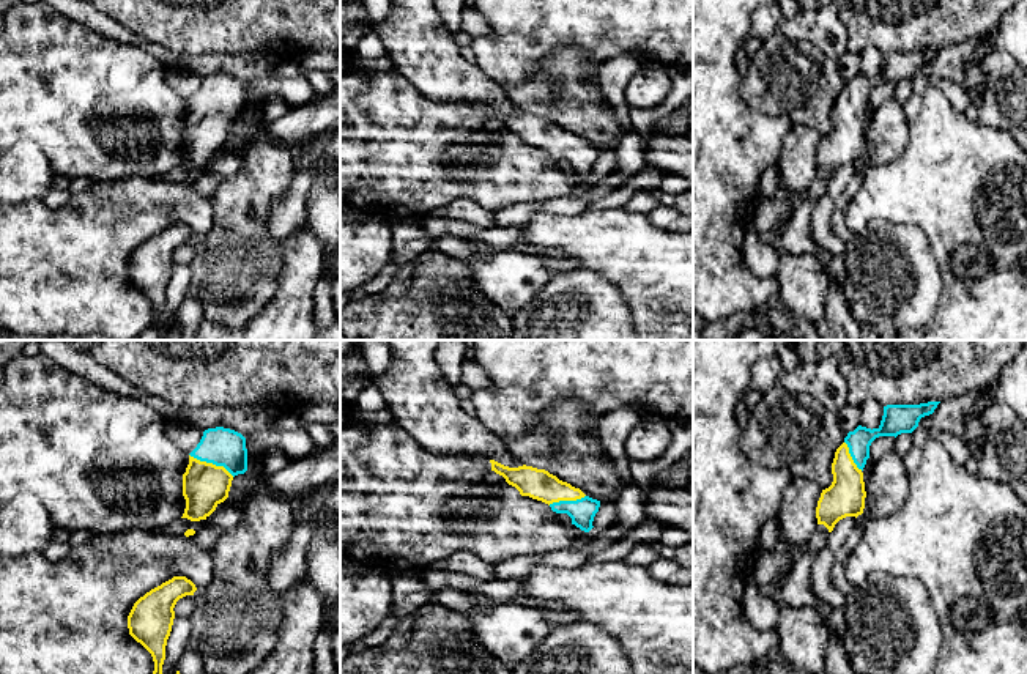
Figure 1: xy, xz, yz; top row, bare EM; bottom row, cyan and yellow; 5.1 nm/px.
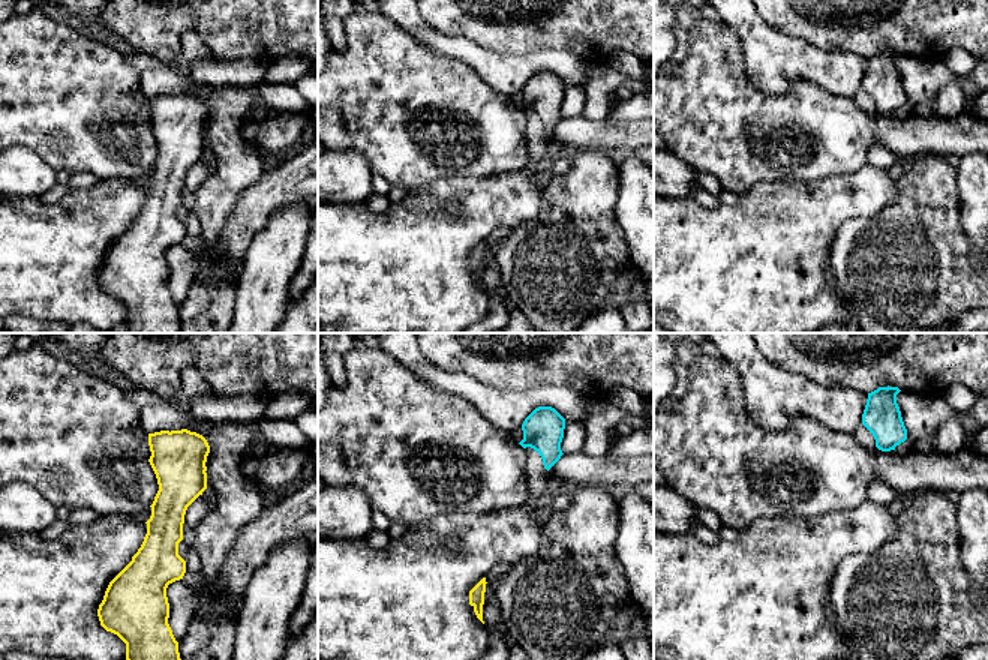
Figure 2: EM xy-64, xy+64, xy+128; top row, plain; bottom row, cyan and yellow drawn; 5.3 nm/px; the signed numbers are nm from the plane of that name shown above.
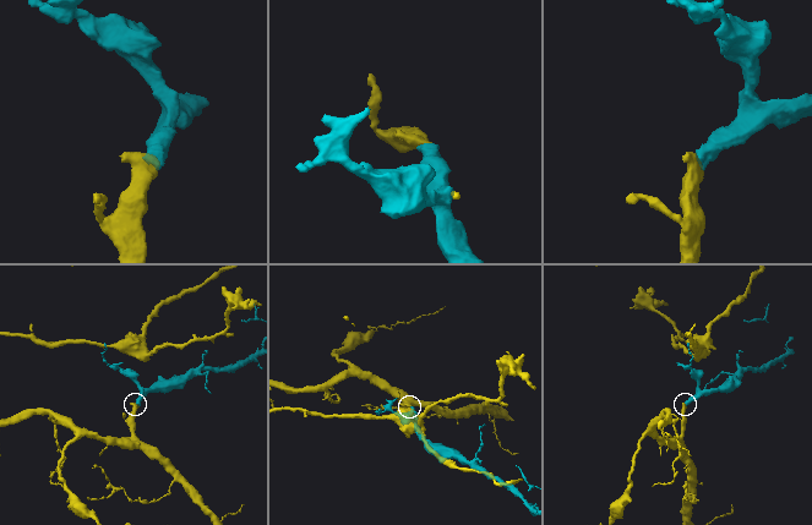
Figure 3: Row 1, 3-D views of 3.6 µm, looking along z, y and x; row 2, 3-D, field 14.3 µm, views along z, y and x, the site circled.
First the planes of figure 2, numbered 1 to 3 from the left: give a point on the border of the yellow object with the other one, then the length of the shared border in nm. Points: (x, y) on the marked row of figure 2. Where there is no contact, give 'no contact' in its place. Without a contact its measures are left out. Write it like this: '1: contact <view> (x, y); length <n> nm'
1: no contact
2: no contact
3: no contact

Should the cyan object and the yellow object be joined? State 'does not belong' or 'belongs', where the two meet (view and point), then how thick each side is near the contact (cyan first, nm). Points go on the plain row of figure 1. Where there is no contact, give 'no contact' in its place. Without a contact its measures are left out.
belongs | xy (211, 109) | 190/240 nm

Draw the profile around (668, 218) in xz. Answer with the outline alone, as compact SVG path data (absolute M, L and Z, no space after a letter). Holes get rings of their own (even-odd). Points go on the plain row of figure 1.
M658 205L654 211L647 213L652 224L663 230L691 231L693 219L677 211L674 206Z

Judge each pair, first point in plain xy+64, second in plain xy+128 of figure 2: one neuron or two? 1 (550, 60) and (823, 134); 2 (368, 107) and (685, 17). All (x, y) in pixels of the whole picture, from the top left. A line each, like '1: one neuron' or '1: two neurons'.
1: two neurons
2: two neurons

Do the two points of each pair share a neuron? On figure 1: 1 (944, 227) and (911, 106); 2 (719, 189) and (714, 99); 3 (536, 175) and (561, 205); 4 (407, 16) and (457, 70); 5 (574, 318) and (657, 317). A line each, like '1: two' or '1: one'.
1: two
2: one
3: two
4: one
5: two

